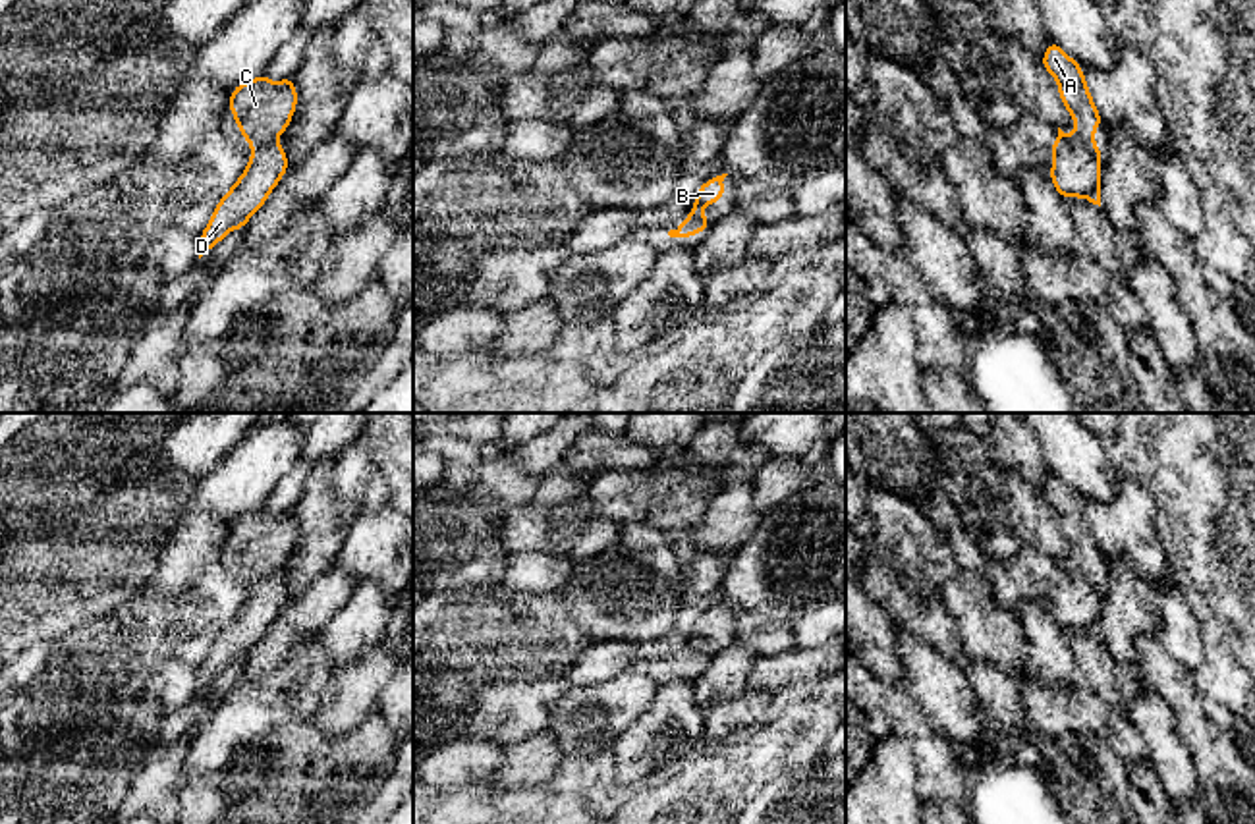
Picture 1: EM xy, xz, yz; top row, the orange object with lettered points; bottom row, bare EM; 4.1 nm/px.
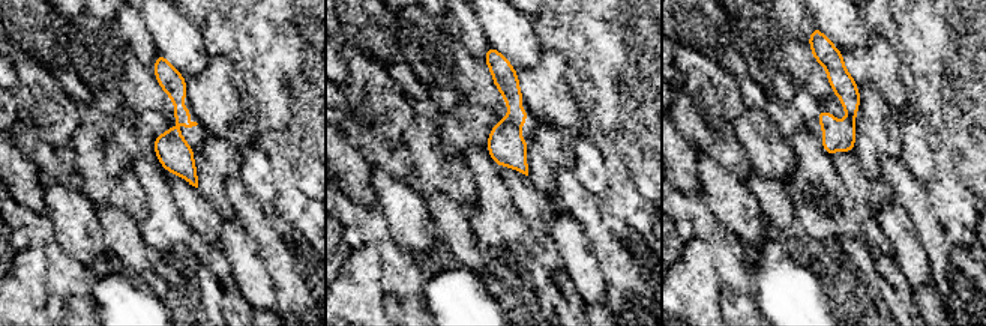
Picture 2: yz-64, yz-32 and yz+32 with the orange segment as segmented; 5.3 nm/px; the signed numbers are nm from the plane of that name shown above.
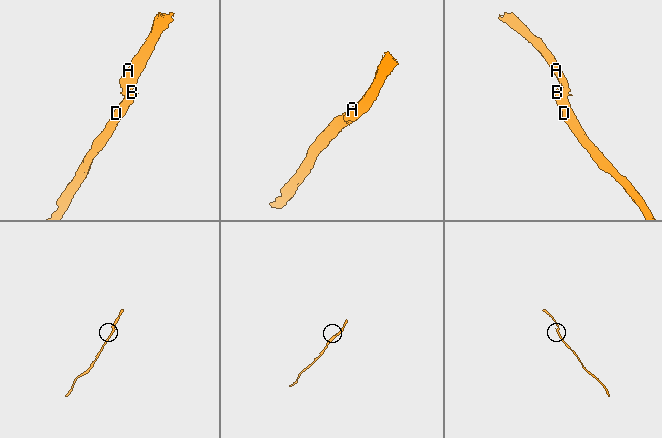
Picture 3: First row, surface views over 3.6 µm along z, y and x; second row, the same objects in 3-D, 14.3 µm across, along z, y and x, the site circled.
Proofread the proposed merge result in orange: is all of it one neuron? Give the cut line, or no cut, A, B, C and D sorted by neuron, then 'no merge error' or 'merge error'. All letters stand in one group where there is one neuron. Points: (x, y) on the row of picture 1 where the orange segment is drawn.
cut yz (1078, 136), (1097, 159); groups A C / B D; merge error

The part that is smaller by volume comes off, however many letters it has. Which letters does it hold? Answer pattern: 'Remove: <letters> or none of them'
Remove: A, C

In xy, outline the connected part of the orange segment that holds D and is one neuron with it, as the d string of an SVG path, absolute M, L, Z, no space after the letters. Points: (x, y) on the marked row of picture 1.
M266 143L253 149L247 168L218 201L199 237L199 259L218 245L232 230L243 230L249 218L266 203L268 195L288 170L284 147Z

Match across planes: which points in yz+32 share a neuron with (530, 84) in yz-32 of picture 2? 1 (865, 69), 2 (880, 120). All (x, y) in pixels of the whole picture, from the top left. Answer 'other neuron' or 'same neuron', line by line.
1: same neuron
2: other neuron

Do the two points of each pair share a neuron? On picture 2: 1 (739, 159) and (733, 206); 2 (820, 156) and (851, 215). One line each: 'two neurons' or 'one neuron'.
1: two neurons
2: one neuron

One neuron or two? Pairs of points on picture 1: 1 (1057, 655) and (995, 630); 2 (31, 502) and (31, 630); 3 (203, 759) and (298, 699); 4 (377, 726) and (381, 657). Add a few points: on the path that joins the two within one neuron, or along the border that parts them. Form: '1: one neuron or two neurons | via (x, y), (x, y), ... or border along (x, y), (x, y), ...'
1: two neurons | border along (1014, 614), (1022, 628)
2: two neurons | border along (76, 510), (53, 545), (45, 521), (20, 514)
3: one neuron | via (226, 736), (246, 716), (275, 699)
4: two neurons | border along (367, 713), (348, 734), (331, 740)

